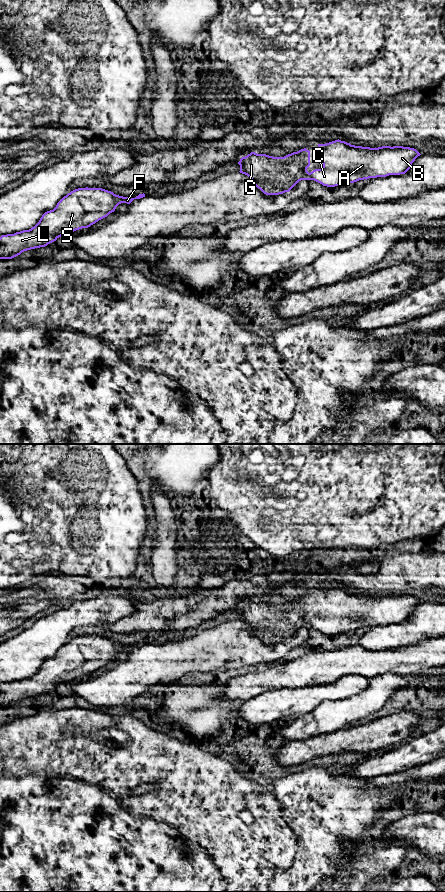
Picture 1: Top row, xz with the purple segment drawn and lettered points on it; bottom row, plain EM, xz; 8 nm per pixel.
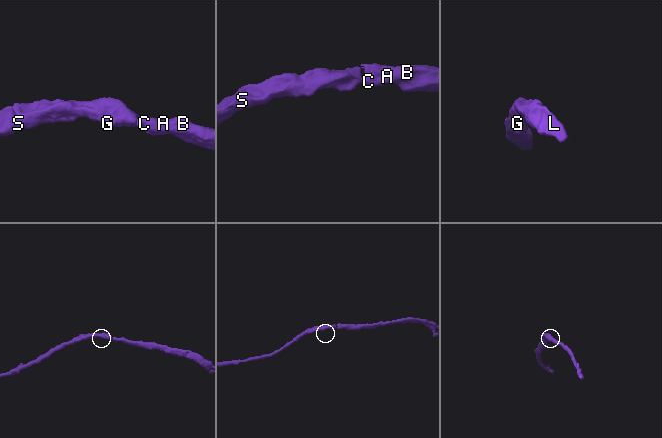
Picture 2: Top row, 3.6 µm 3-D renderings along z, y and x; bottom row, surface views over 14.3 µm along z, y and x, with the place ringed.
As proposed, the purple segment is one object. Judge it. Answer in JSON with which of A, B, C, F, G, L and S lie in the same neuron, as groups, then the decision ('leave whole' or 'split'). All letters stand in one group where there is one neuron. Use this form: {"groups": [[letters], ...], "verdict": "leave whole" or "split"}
{"groups": [["A", "B", "C", "F", "G", "L", "S"]], "verdict": "leave whole"}

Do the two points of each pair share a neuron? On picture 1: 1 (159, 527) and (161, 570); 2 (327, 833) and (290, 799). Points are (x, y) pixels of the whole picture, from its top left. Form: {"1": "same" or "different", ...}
{"1": "same", "2": "same"}

